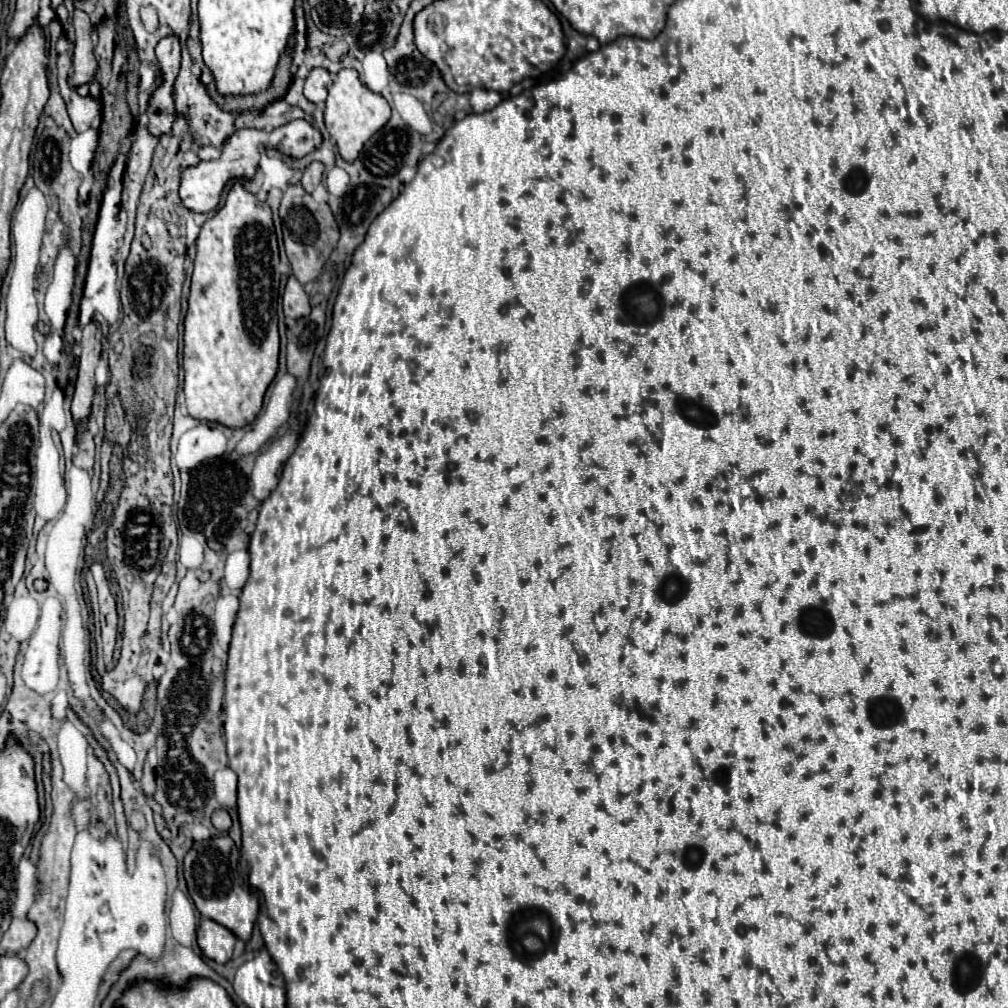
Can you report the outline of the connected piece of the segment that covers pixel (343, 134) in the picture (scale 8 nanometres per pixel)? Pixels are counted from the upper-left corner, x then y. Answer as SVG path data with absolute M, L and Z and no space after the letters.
M347 67L335 75L335 81L329 87L329 97L325 101L325 125L329 135L335 139L343 159L347 161L357 159L365 141L373 133L377 133L389 121L389 117L391 117L391 107L387 99L379 93L373 93L367 85L363 85L357 69Z

